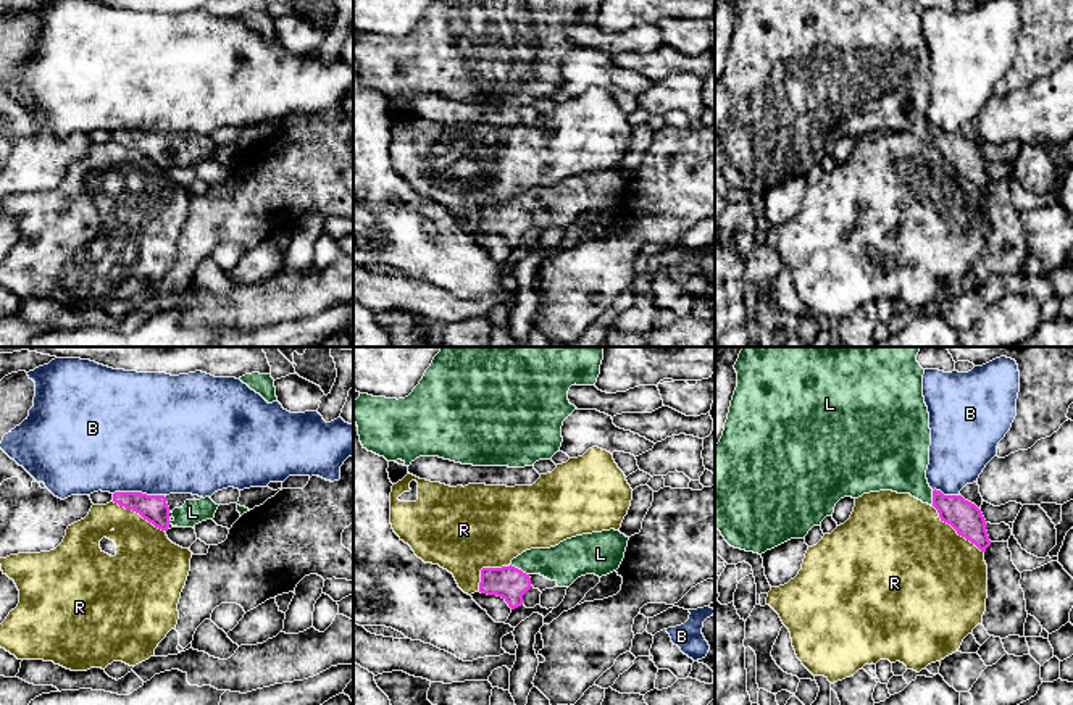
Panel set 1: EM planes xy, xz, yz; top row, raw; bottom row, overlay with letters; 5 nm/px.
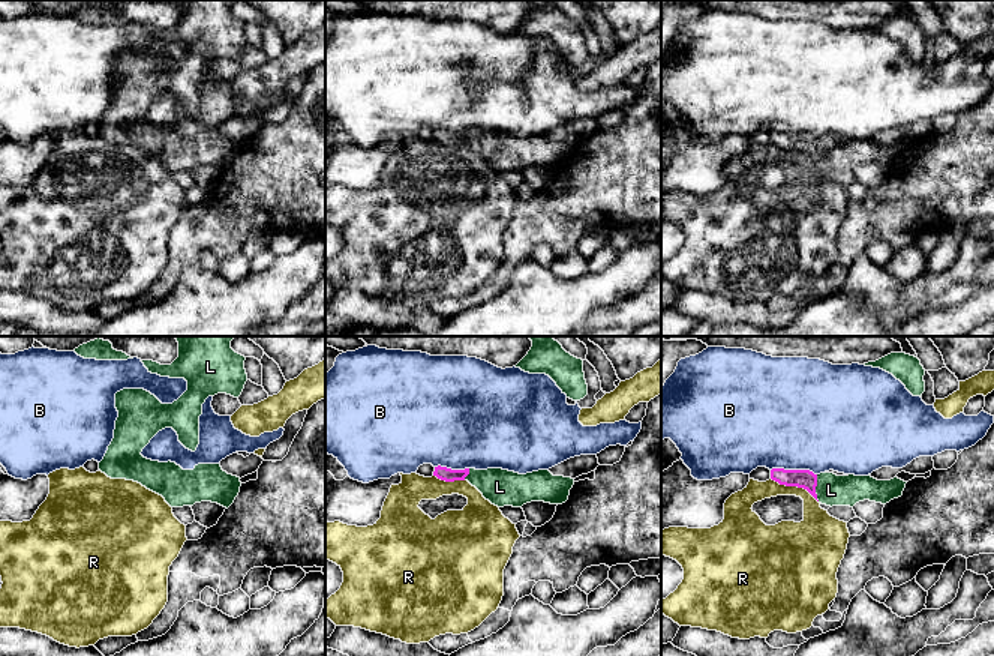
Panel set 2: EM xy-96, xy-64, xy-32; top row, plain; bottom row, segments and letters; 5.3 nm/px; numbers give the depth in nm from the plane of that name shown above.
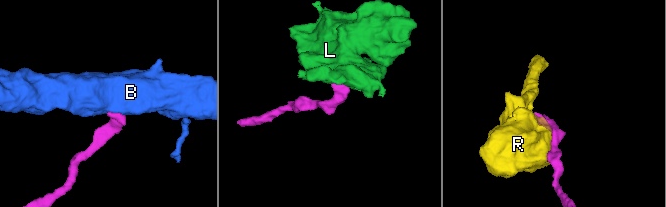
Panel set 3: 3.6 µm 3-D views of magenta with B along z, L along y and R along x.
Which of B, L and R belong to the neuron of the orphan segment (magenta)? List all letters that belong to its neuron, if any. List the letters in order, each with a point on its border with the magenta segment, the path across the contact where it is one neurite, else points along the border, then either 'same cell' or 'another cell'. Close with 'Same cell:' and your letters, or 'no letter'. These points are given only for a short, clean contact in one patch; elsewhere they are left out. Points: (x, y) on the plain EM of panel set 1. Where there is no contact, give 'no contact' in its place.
B: xy (139, 131) | along xy (113, 131), (163, 134) | another cell
L: xz (520, 208) | across xz (509, 221), (520, 208), (530, 200), (568, 199) | same cell
R: yz (956, 168) | another cell
Same cell: L

